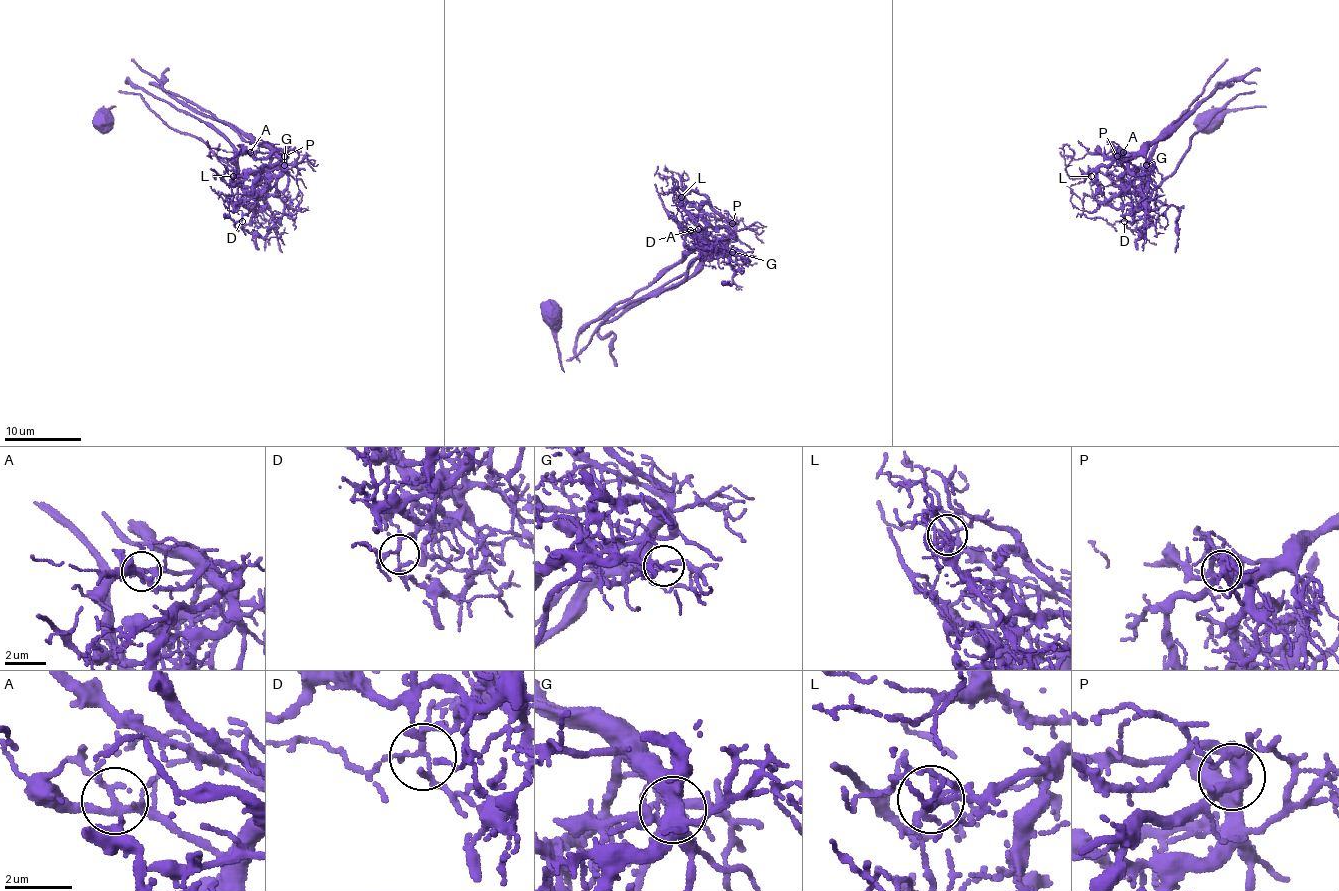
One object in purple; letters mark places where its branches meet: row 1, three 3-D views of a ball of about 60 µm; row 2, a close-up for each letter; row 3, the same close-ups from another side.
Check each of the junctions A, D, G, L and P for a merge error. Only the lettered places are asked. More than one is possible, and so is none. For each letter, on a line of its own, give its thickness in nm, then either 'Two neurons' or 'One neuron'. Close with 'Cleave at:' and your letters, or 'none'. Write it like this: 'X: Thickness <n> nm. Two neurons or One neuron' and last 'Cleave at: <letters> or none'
A: Thickness 200 nm. One neuron
D: Thickness 130 nm. One neuron
G: Thickness 170 nm. One neuron
L: Thickness 130 nm. Two neurons
P: Thickness 400 nm. One neuron
Cleave at: L

